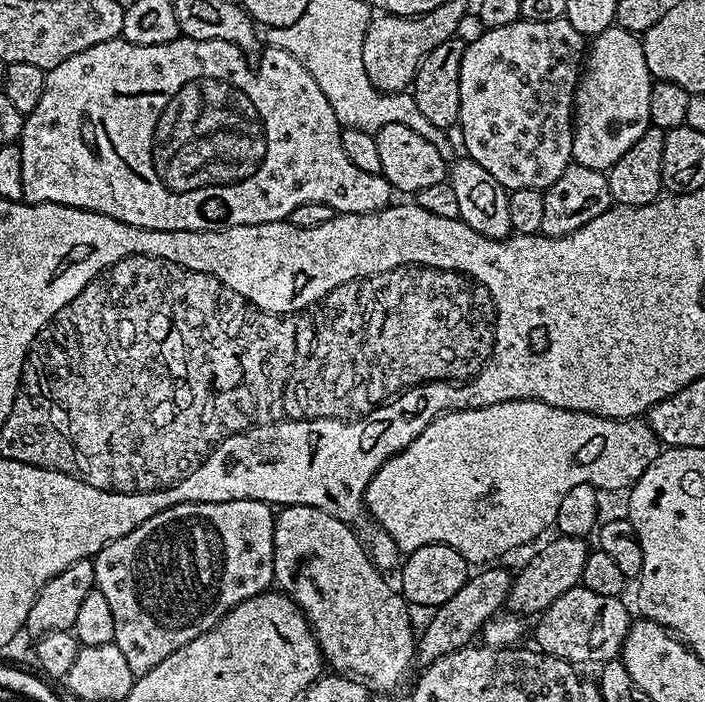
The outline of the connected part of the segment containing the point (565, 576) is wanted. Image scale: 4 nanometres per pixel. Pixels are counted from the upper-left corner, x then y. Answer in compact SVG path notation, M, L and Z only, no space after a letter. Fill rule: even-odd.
M557 535L541 552L536 552L512 578L512 594L508 597L507 607L521 617L535 617L546 611L554 598L562 598L566 590L577 587L582 578L582 570L586 566L586 558L590 551L589 541L578 536Z

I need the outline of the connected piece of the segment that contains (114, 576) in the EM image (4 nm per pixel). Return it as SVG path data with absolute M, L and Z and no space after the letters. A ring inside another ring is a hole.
M263 500L175 504L172 508L154 514L154 518L142 522L142 526L130 530L130 534L110 542L95 556L96 587L99 588L102 594L106 594L110 611L114 614L114 642L118 646L118 650L122 650L126 662L130 665L133 677L139 678L150 670L154 670L154 666L158 666L158 662L162 662L162 658L170 658L170 654L174 654L174 650L186 646L186 642L194 642L194 638L210 631L227 612L234 610L234 606L238 606L255 596L261 596L273 587L275 521L273 505L265 504Z

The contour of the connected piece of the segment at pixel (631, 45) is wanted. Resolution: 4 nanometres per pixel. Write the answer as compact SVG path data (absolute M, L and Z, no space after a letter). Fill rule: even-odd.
M613 26L591 37L576 86L572 160L607 173L651 125L653 83L654 77L646 66L644 45L637 33Z

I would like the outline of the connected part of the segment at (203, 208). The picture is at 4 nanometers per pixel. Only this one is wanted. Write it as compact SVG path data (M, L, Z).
M117 38L90 46L90 50L82 50L66 58L66 62L58 62L58 66L47 69L42 99L32 112L25 115L24 129L18 141L22 150L24 200L30 204L65 204L71 208L90 210L135 228L155 232L221 232L224 228L234 226L287 221L290 210L306 202L326 202L326 206L338 214L370 214L389 207L394 200L392 183L380 174L366 174L366 170L358 170L358 166L346 158L346 150L342 150L340 141L342 126L338 118L334 118L334 110L330 110L326 94L318 90L318 82L310 78L306 66L302 66L302 62L298 62L298 58L286 50L271 46L263 49L260 58L260 65L255 72L248 65L249 57L230 42L181 38L158 46L142 46Z

